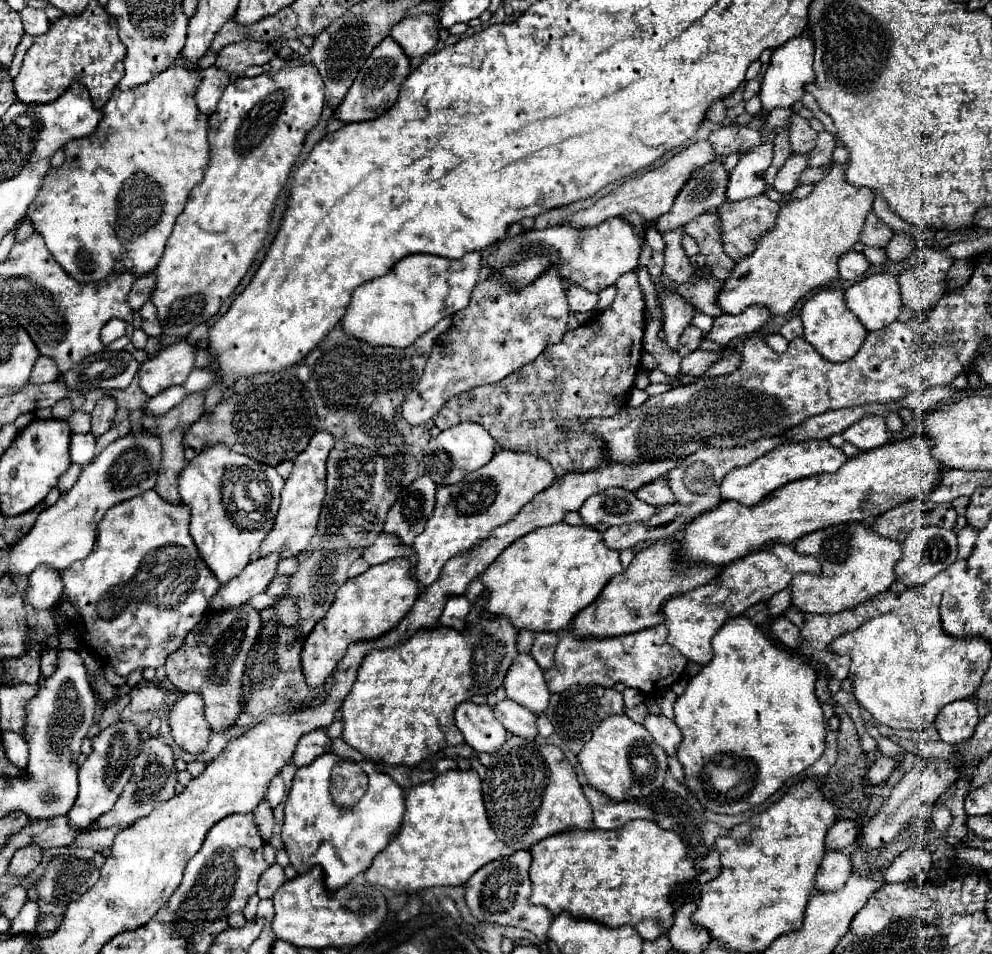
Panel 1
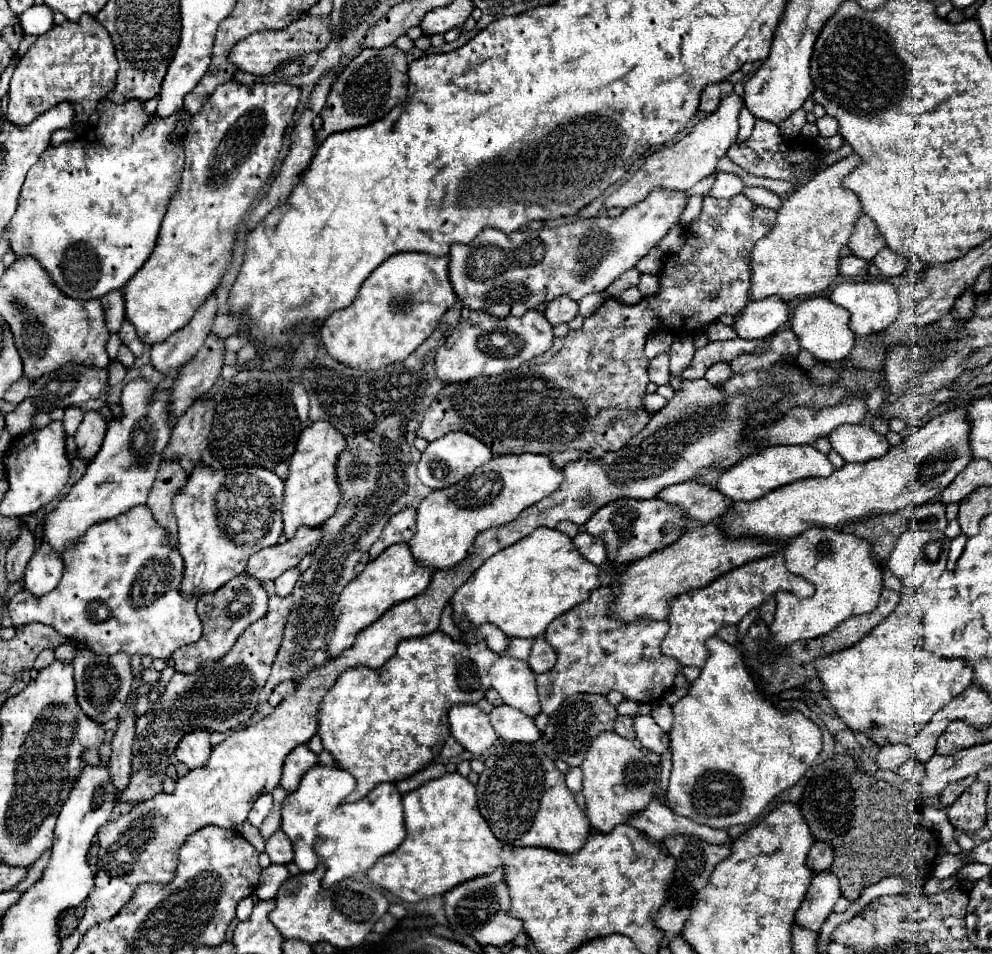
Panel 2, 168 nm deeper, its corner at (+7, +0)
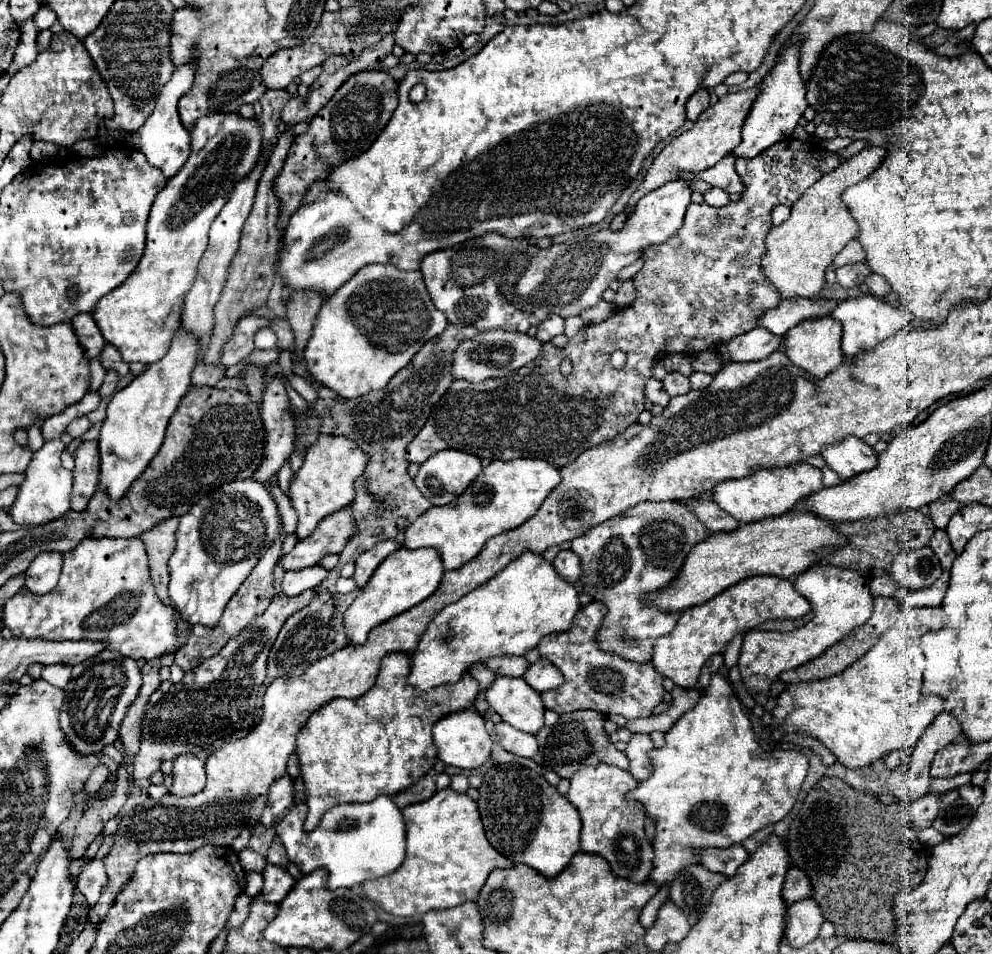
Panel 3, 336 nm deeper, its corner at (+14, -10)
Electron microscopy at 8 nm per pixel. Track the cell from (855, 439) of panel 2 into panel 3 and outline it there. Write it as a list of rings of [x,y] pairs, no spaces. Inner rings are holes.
[[[847,436],[837,444],[823,446],[819,454],[843,482],[871,470],[877,464],[877,454],[873,448],[853,436]]]

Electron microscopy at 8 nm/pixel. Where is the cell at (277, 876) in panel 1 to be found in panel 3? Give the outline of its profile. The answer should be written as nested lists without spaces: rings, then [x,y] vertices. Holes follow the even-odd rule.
[[[267,864],[261,874],[263,874],[263,880],[265,880],[263,894],[265,894],[271,902],[277,902],[277,904],[289,894],[289,890],[291,890],[293,884],[295,884],[293,876],[291,876],[285,868],[281,868],[281,866]]]

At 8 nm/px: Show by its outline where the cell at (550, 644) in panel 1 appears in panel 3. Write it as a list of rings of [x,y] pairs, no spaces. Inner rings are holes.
[[[539,658],[535,664],[529,666],[529,670],[525,672],[525,682],[537,690],[537,692],[547,692],[547,690],[555,690],[557,686],[563,684],[563,674],[559,672],[557,666],[553,666],[549,660]]]

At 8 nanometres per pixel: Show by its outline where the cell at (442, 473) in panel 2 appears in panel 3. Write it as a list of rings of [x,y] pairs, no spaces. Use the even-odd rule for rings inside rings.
[[[441,450],[429,462],[423,462],[415,486],[433,506],[445,506],[461,496],[481,474],[481,460],[467,452]]]

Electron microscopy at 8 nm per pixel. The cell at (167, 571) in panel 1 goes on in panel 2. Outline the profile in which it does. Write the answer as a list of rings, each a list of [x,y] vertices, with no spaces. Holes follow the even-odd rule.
[[[138,504],[116,516],[112,520],[96,522],[82,536],[80,544],[68,548],[64,554],[64,576],[48,596],[36,598],[26,588],[22,588],[8,604],[8,612],[14,626],[42,622],[52,626],[58,634],[72,638],[98,656],[114,656],[124,652],[128,656],[152,656],[164,662],[170,654],[186,644],[196,642],[202,636],[202,624],[196,614],[198,596],[182,596],[180,582],[184,576],[184,560],[178,548],[170,546],[170,536],[164,526],[160,526],[146,504]]]

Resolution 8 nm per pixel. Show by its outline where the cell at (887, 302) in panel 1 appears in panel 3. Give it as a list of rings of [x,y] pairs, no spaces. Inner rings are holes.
[[[871,294],[839,302],[839,306],[831,312],[831,316],[843,324],[841,350],[843,350],[845,356],[853,356],[857,352],[869,350],[869,348],[877,346],[879,342],[883,342],[885,338],[893,336],[895,332],[907,330],[909,328],[909,318],[911,318],[905,310],[899,310],[899,308],[895,308],[895,306],[887,304],[885,300],[881,300],[877,296],[871,296]]]

